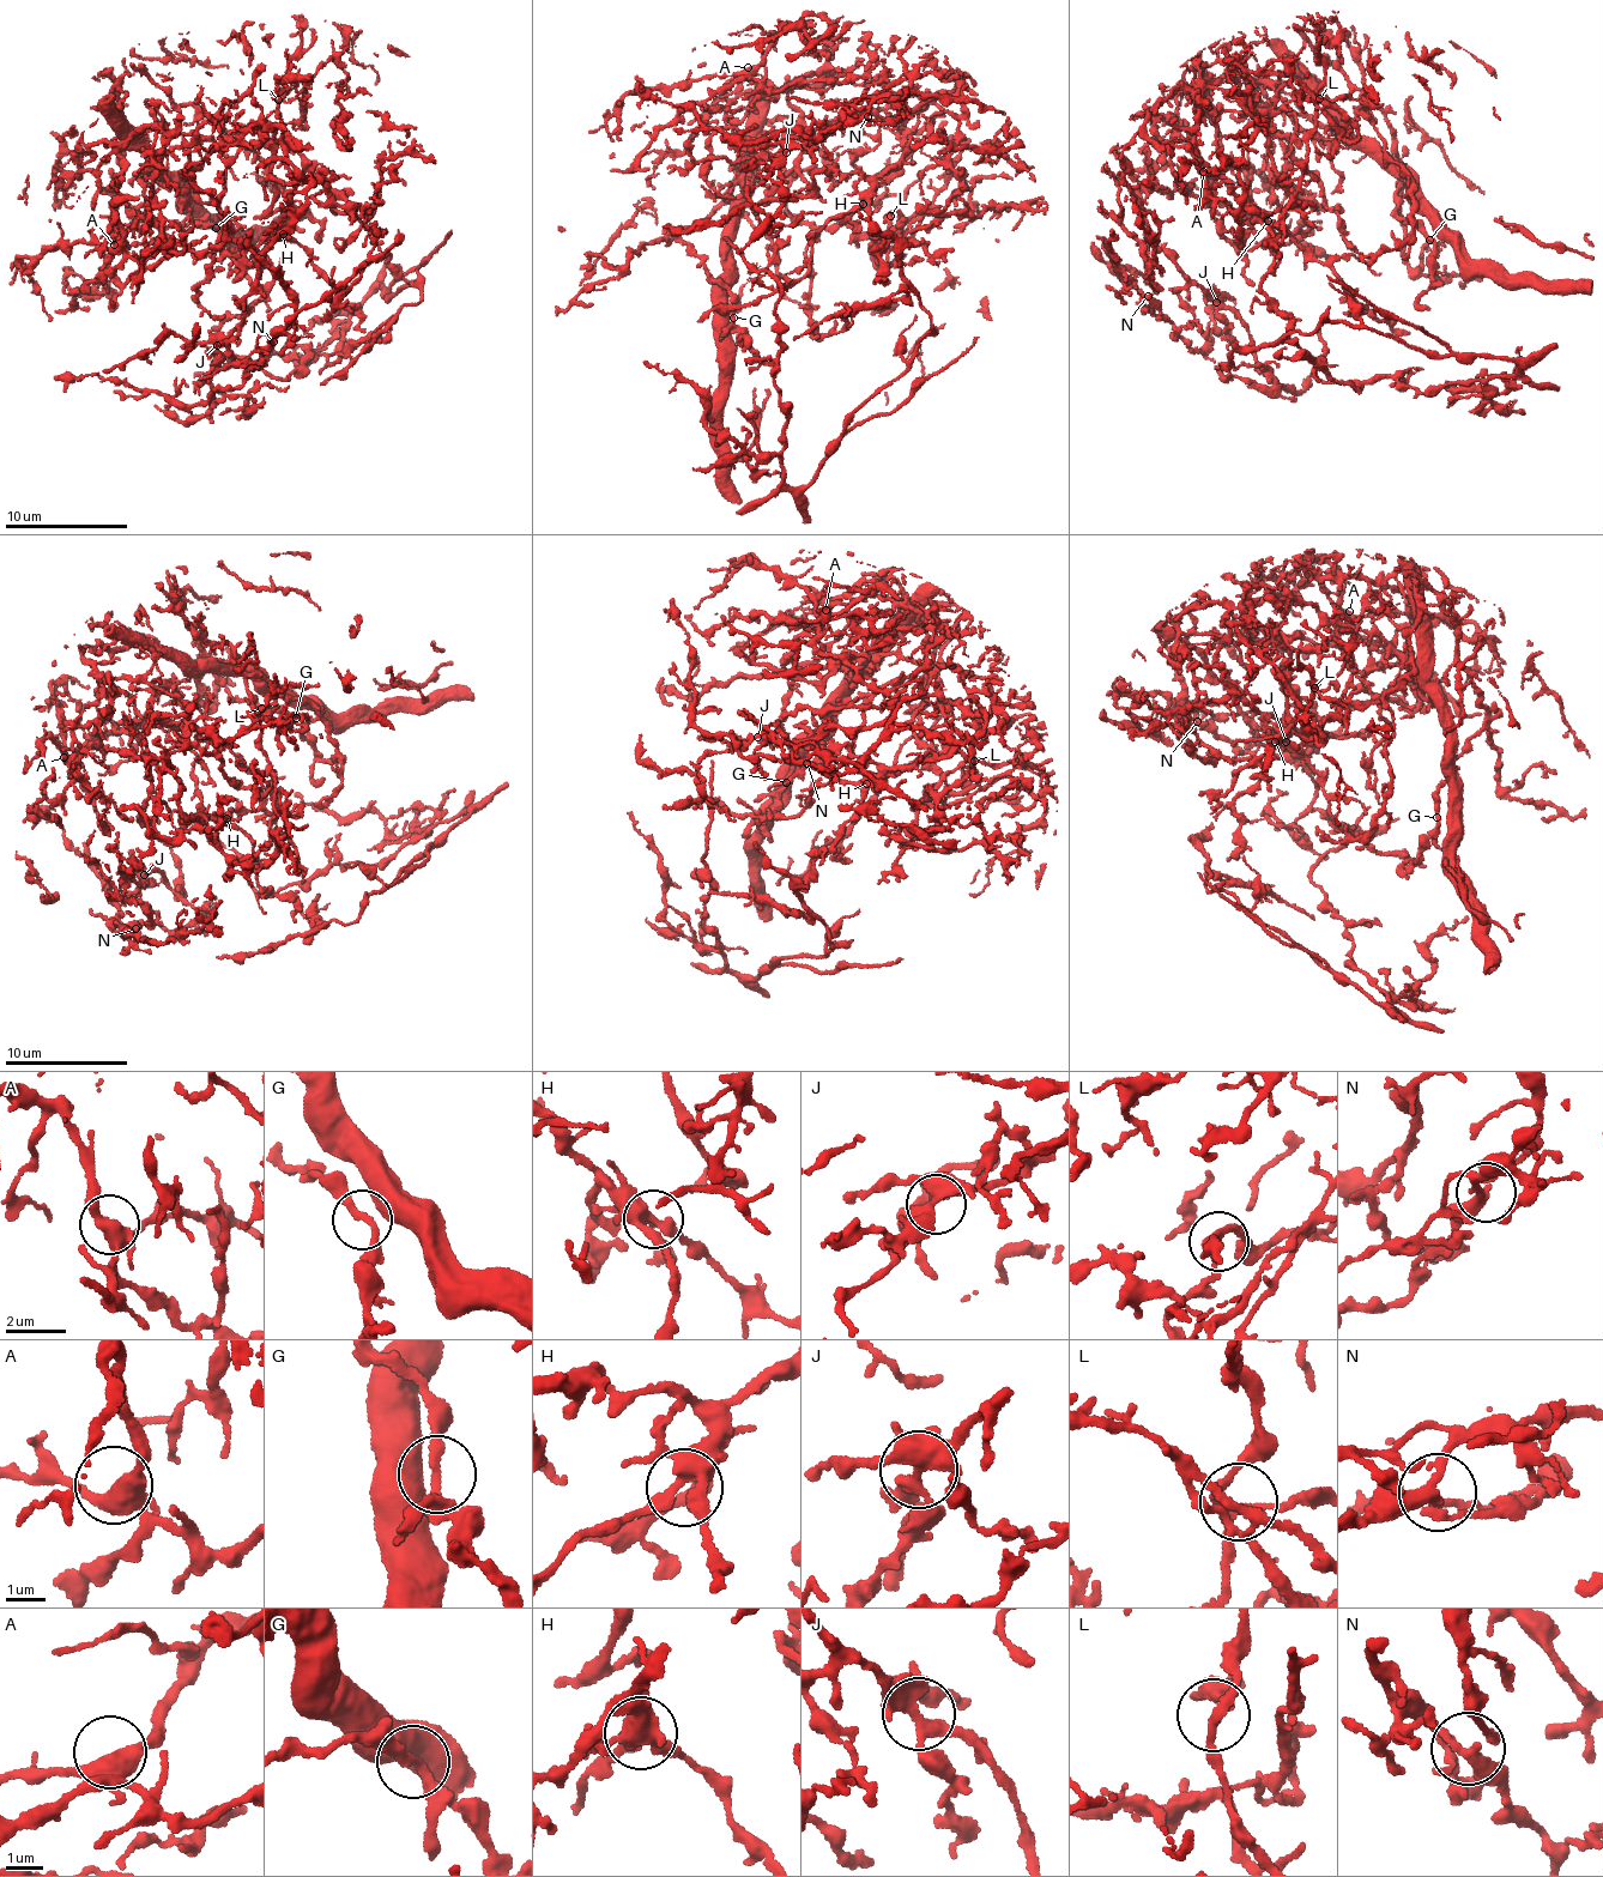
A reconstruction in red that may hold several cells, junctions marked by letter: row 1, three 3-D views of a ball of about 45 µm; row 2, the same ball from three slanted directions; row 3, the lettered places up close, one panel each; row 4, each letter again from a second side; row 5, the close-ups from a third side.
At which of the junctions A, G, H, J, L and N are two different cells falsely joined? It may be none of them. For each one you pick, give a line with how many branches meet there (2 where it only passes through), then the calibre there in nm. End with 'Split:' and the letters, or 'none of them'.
Split: none of them

